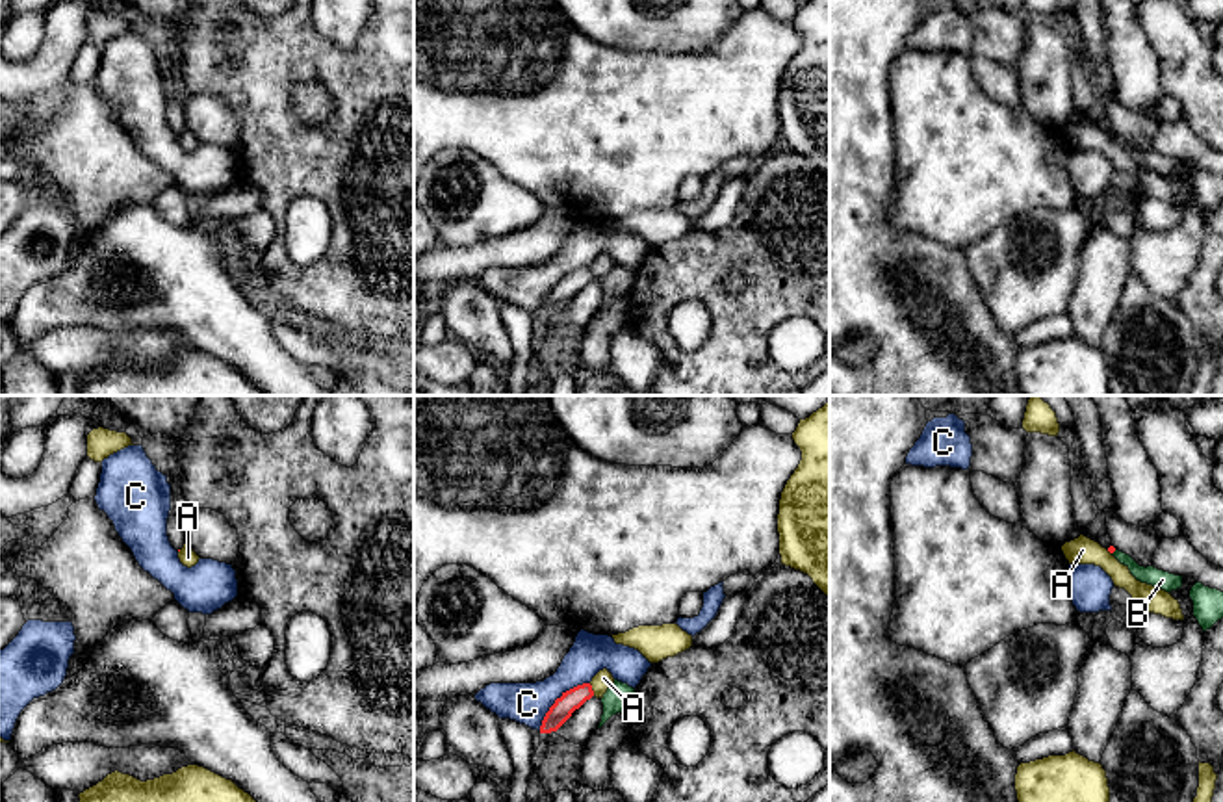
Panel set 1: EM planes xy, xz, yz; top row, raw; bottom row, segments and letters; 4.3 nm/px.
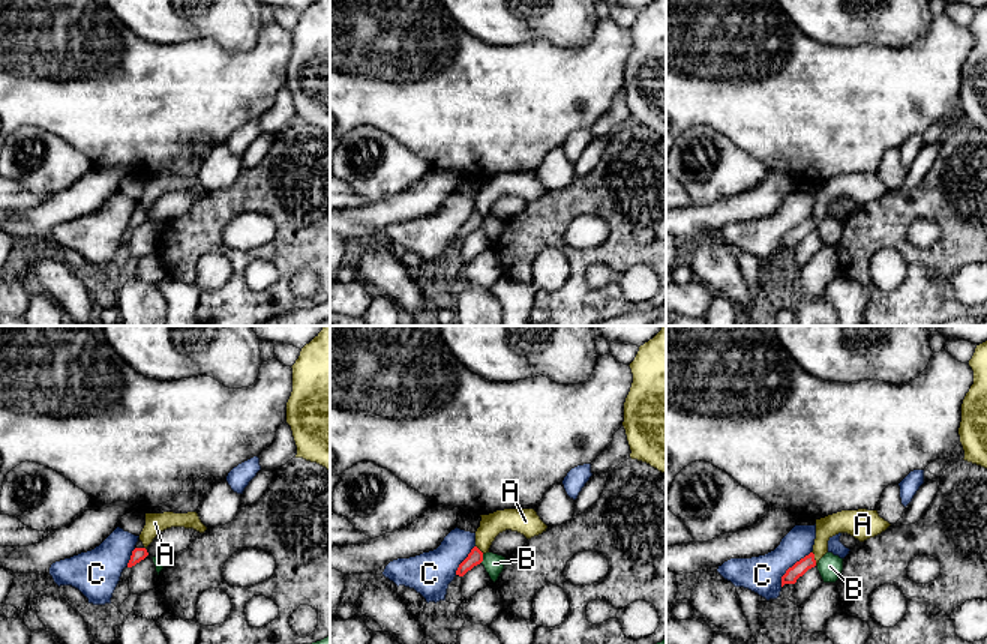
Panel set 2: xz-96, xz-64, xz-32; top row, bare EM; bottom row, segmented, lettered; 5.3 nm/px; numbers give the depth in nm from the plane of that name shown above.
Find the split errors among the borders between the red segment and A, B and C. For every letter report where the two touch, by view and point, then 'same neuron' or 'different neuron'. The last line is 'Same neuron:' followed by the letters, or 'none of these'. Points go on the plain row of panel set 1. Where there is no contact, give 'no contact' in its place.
A: contact xz (591, 273); different neuron
B: no contact; different neuron
C: contact xz (557, 283); different neuron
Same neuron: none of these

